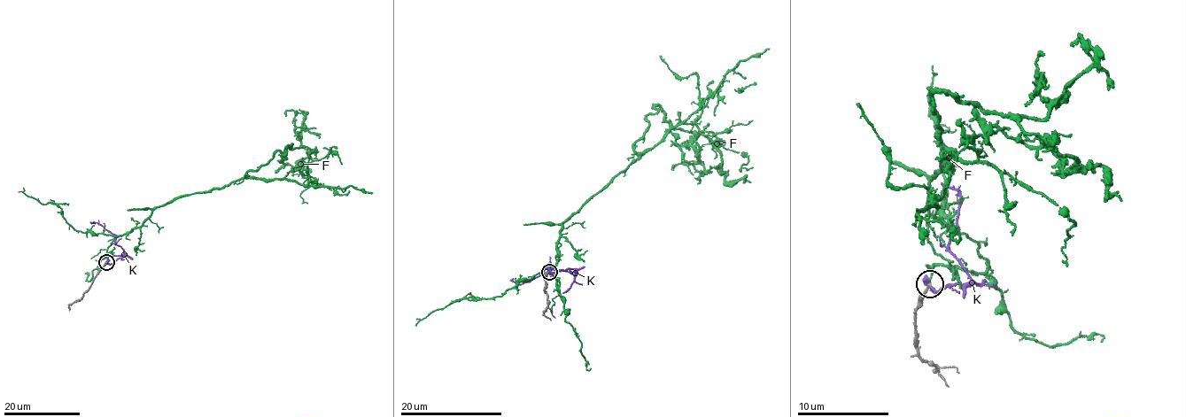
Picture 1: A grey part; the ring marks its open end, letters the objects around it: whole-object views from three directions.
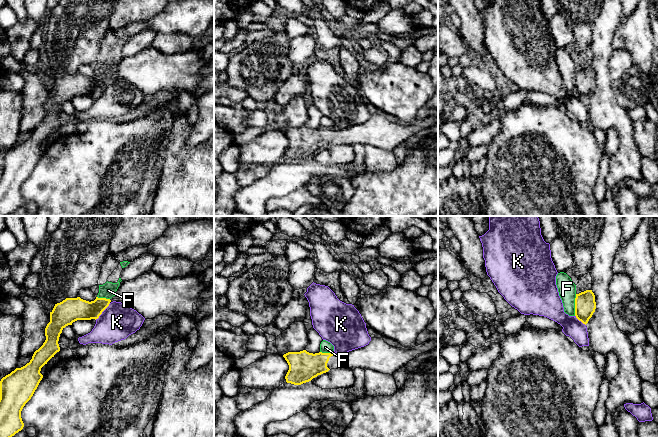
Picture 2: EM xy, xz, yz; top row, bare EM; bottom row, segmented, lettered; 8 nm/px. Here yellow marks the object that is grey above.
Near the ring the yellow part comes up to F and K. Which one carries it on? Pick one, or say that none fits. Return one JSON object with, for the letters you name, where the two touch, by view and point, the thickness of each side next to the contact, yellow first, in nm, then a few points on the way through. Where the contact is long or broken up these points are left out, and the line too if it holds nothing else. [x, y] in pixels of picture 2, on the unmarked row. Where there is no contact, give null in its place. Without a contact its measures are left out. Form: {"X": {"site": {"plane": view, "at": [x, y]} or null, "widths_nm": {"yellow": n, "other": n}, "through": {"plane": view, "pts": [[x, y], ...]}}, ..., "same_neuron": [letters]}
{"same_neuron": []}

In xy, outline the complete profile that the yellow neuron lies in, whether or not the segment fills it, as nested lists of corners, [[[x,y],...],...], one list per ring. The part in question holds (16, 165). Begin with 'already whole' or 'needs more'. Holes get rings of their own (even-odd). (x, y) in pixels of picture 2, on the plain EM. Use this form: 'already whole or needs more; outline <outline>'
needs more; outline [[[150,46],[137,55],[121,57],[111,75],[96,73],[89,78],[77,73],[55,80],[43,121],[29,139],[0,157],[0,216],[8,216],[23,205],[21,187],[43,154],[41,144],[60,127],[58,117],[66,102],[77,96],[98,95],[113,77],[136,86],[145,95],[162,90],[173,94],[192,91],[193,80],[205,66],[203,58],[192,51],[164,54]]]

